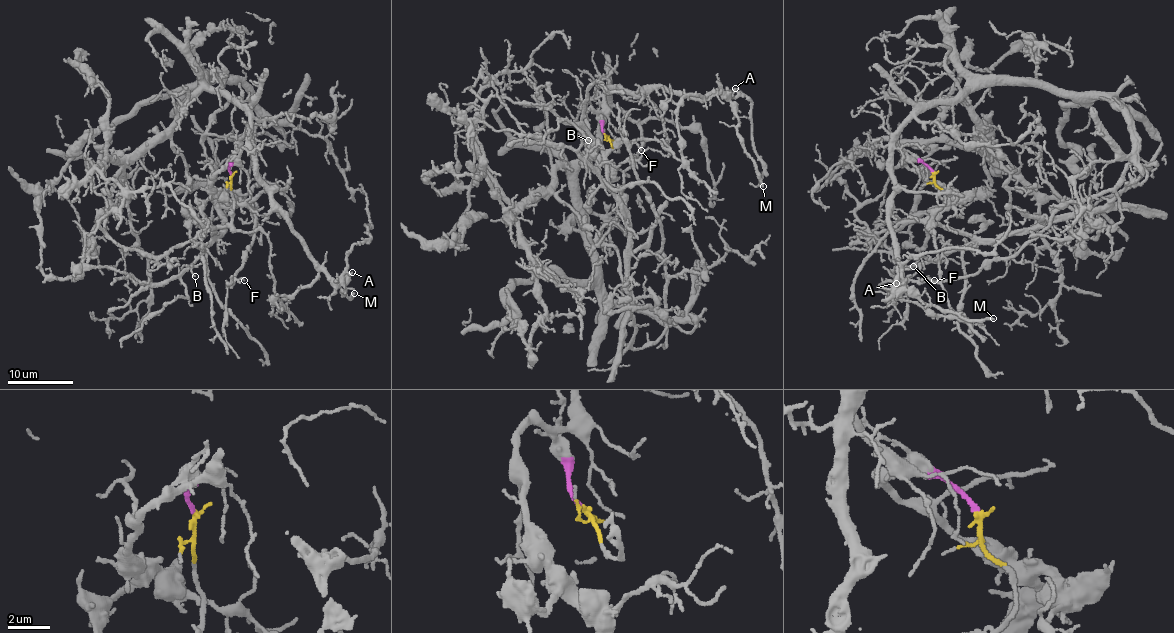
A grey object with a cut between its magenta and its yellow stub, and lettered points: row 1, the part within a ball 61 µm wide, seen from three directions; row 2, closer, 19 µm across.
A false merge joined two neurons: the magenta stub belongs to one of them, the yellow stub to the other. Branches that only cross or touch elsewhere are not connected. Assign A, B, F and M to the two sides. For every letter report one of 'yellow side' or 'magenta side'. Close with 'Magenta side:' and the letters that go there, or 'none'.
A: magenta side
B: yellow side
F: magenta side
M: magenta side
Magenta side: A, F, M

